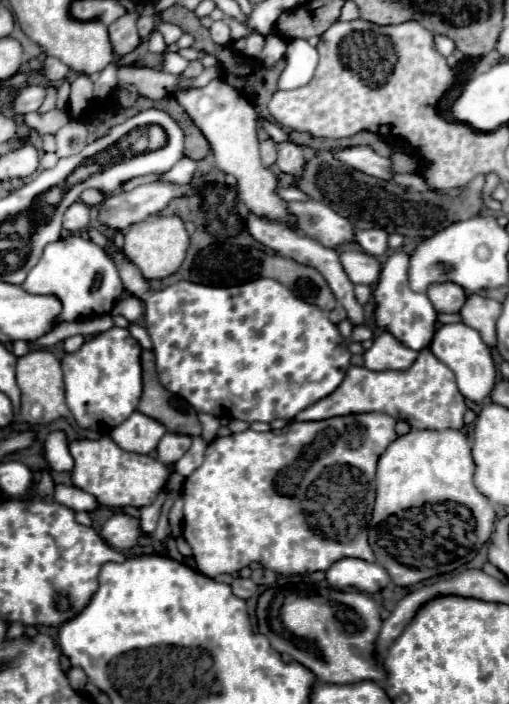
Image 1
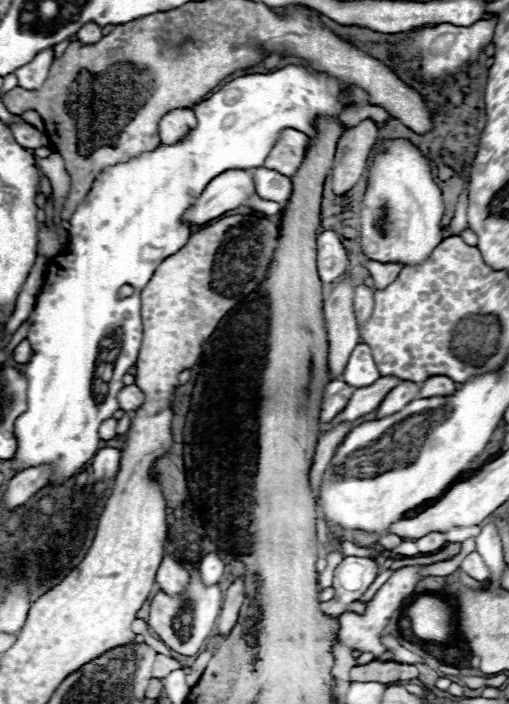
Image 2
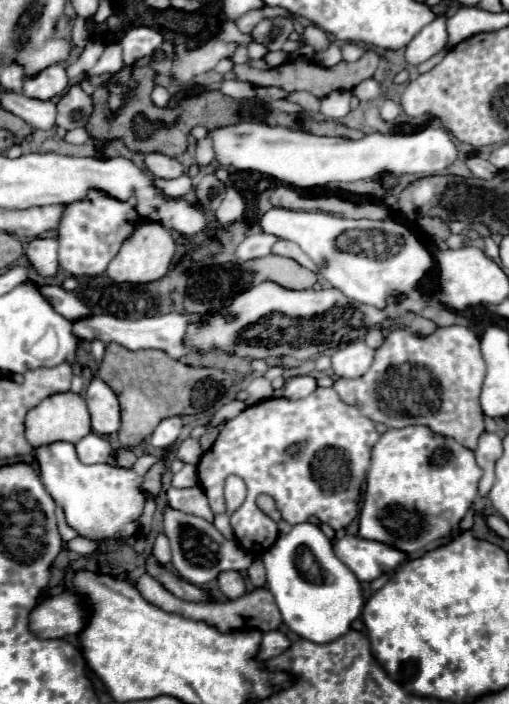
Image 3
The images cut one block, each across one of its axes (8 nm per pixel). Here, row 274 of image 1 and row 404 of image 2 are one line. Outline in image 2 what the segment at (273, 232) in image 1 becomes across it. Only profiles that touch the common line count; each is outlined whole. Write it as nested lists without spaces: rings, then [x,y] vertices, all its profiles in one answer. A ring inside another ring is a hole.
[[[332,380],[326,386],[326,392],[324,392],[324,398],[322,398],[322,416],[320,416],[320,420],[322,422],[334,420],[342,412],[342,408],[346,408],[352,392],[354,392],[354,388],[350,388],[346,382]]]

